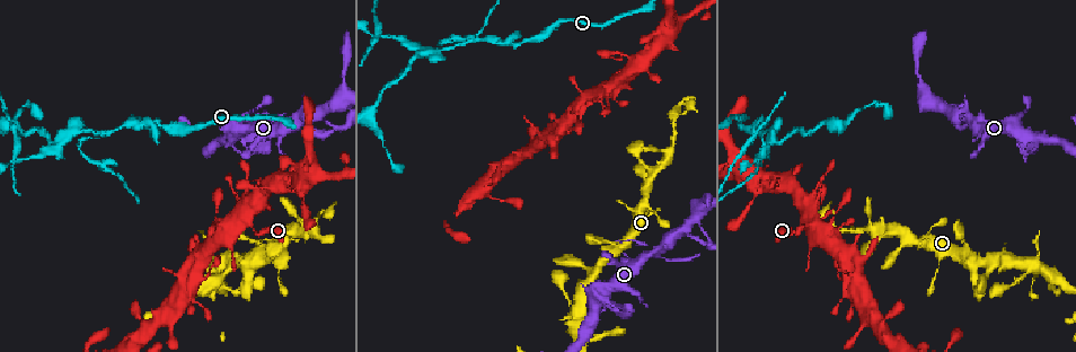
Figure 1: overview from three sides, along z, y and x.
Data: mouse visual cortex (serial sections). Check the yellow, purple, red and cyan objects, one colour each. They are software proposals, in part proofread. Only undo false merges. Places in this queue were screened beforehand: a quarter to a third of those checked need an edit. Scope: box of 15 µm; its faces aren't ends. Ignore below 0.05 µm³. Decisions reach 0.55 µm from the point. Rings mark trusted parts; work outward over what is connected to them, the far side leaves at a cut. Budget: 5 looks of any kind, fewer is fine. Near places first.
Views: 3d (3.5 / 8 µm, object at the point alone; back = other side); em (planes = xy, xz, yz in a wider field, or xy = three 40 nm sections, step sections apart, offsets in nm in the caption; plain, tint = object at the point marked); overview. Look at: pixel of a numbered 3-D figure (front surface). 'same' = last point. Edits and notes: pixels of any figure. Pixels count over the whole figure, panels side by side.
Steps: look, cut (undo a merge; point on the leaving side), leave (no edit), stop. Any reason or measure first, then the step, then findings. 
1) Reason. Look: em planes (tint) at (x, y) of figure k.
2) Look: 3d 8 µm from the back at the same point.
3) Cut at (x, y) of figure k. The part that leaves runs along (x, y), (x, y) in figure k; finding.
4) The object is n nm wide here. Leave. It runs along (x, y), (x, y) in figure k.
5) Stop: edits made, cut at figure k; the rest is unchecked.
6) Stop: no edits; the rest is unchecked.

Sudden change in width. Look: 3d 3.5 µm at (260, 245) of figure 1.

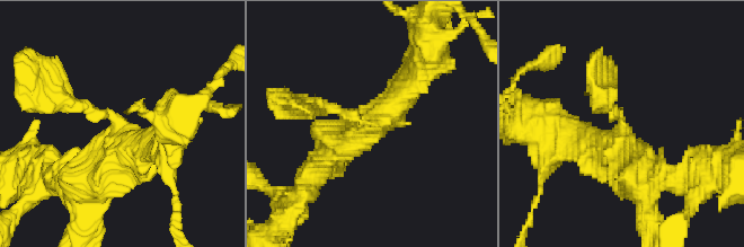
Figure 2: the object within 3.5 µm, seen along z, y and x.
3 arms meet here; the arms are 200, 400, 500 nm wide. Look: em xy step 1 (tint) at (623, 121) of figure 2.

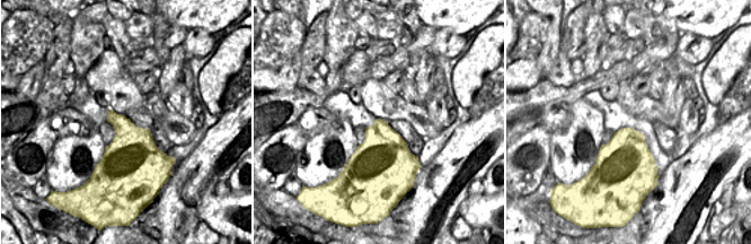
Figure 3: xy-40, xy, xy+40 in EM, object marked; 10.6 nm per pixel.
The object is 440 nm wide here. Leave. It runs along (156, 143), (49, 95) in figure 2; continuous, no second cell.

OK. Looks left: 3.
Small branch off a trunk. Look: 3d 3.5 µm from the back at (1031, 267) of figure 1.

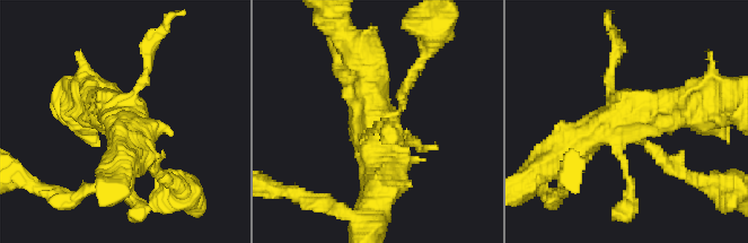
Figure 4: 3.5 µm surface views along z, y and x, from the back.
Now the EM. Look: em xy step 3 (tint) at (635, 131) of figure 4.

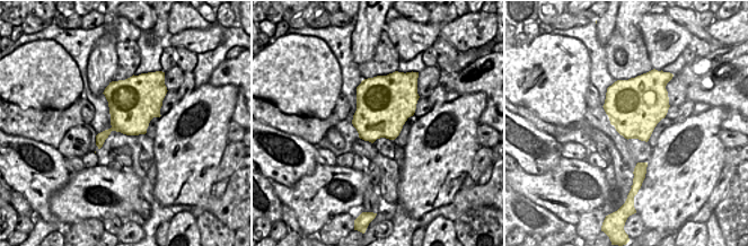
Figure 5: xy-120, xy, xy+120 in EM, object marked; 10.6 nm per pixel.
Look: em xy step 5 (tint) at the same point.

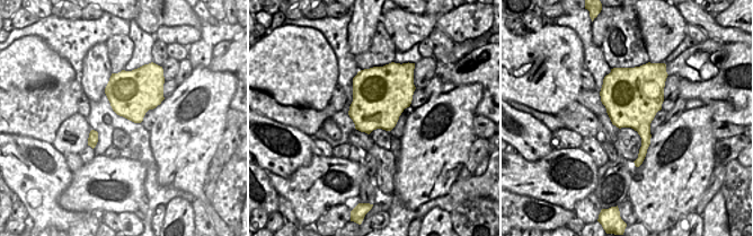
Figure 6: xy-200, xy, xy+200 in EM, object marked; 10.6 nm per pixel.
Leave. It runs along (705, 110), (609, 120), (566, 152) in figure 4; continuous, no second cell.

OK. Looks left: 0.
Stop: no edits; the rest is unchecked.

